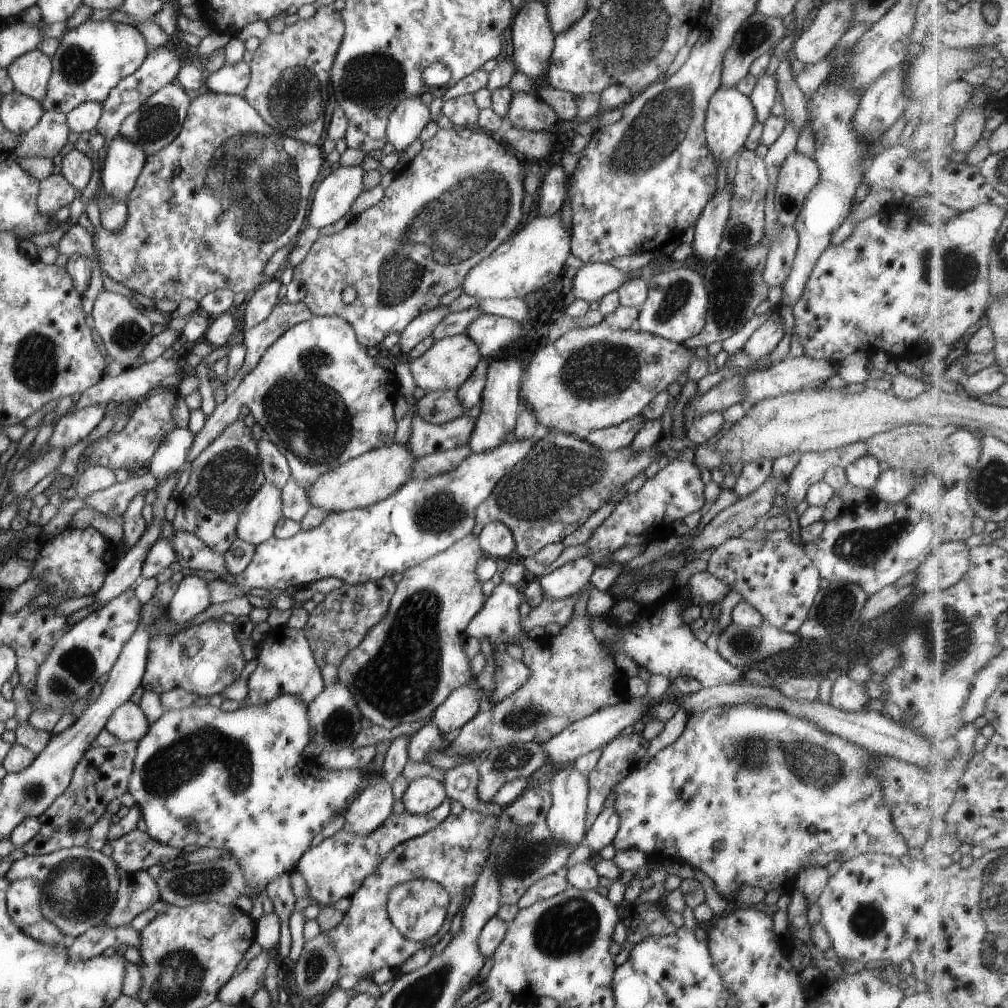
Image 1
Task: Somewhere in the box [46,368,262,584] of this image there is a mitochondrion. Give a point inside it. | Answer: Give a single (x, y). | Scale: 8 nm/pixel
(223, 481)

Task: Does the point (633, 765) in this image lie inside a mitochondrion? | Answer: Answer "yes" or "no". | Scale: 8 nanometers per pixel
no

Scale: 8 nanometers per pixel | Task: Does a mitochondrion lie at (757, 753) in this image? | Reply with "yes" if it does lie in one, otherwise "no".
yes

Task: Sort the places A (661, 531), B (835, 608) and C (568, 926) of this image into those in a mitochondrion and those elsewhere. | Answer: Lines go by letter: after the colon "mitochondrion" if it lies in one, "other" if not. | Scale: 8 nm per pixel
A: other
B: mitochondrion
C: mitochondrion

